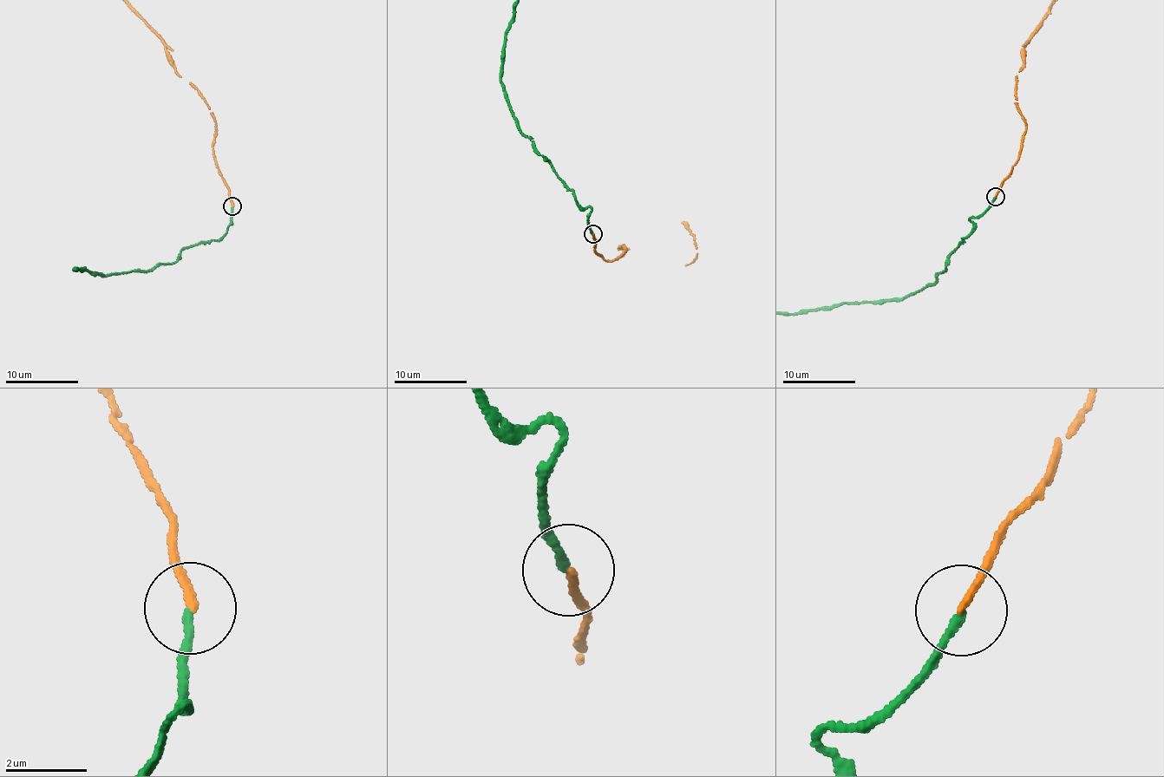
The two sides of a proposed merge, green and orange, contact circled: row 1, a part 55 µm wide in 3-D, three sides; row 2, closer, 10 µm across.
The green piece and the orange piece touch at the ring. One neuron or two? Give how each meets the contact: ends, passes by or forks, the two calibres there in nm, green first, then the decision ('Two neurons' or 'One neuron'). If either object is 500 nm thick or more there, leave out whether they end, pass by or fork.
At the ring green ends. At the ring orange ends. Thickness 170 nm (green) against 180 nm. Two neurons

